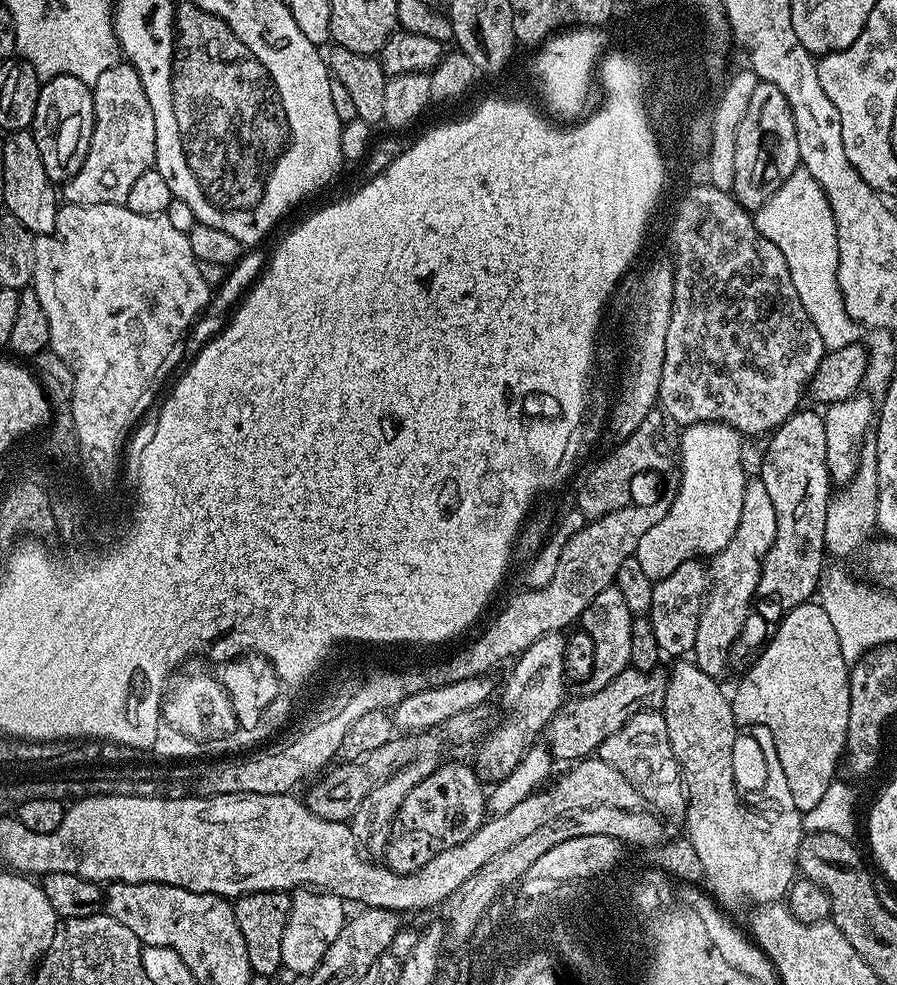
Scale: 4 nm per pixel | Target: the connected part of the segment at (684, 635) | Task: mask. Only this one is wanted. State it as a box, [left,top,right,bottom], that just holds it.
[648,559,710,658]

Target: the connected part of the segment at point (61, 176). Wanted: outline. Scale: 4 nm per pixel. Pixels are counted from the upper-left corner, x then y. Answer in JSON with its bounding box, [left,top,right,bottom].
[30,76,94,185]

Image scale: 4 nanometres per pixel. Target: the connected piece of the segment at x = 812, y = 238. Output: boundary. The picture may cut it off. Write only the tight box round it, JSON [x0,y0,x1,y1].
[754,166,857,349]

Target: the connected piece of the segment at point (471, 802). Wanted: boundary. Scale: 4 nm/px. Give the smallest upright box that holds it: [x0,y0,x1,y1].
[386,764,486,872]

